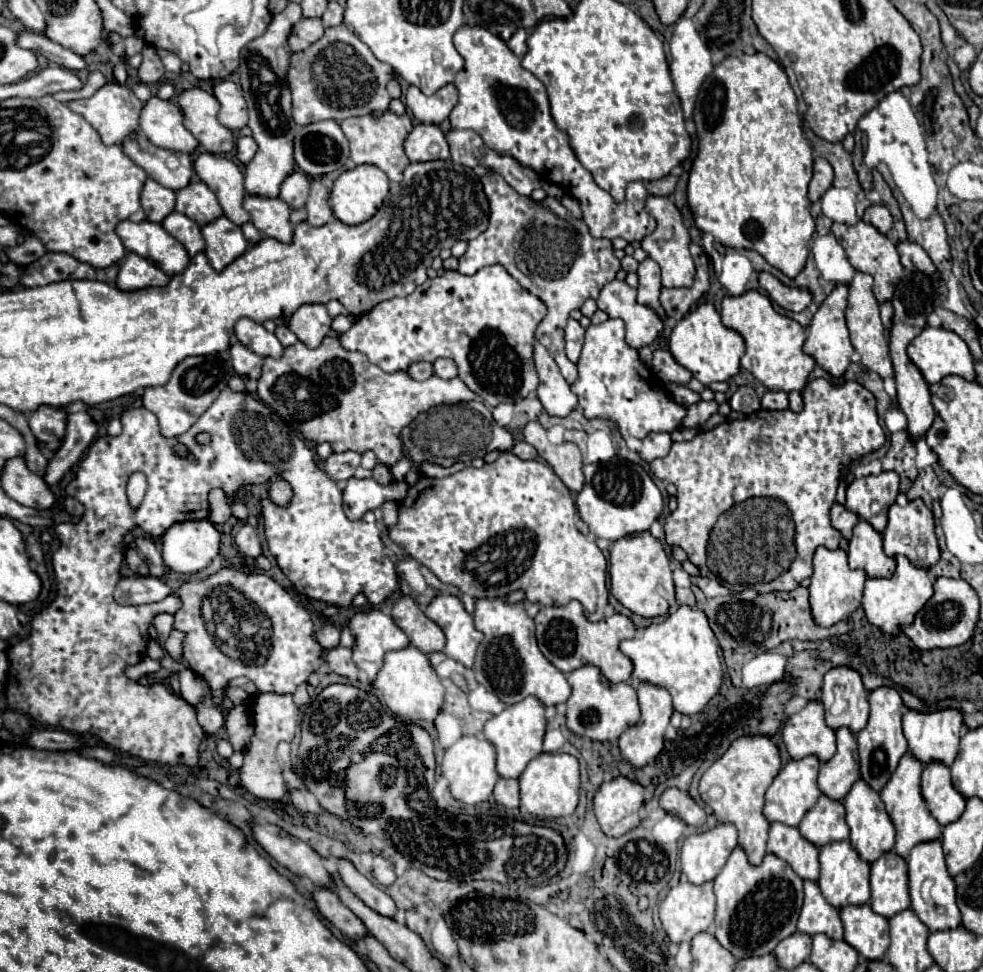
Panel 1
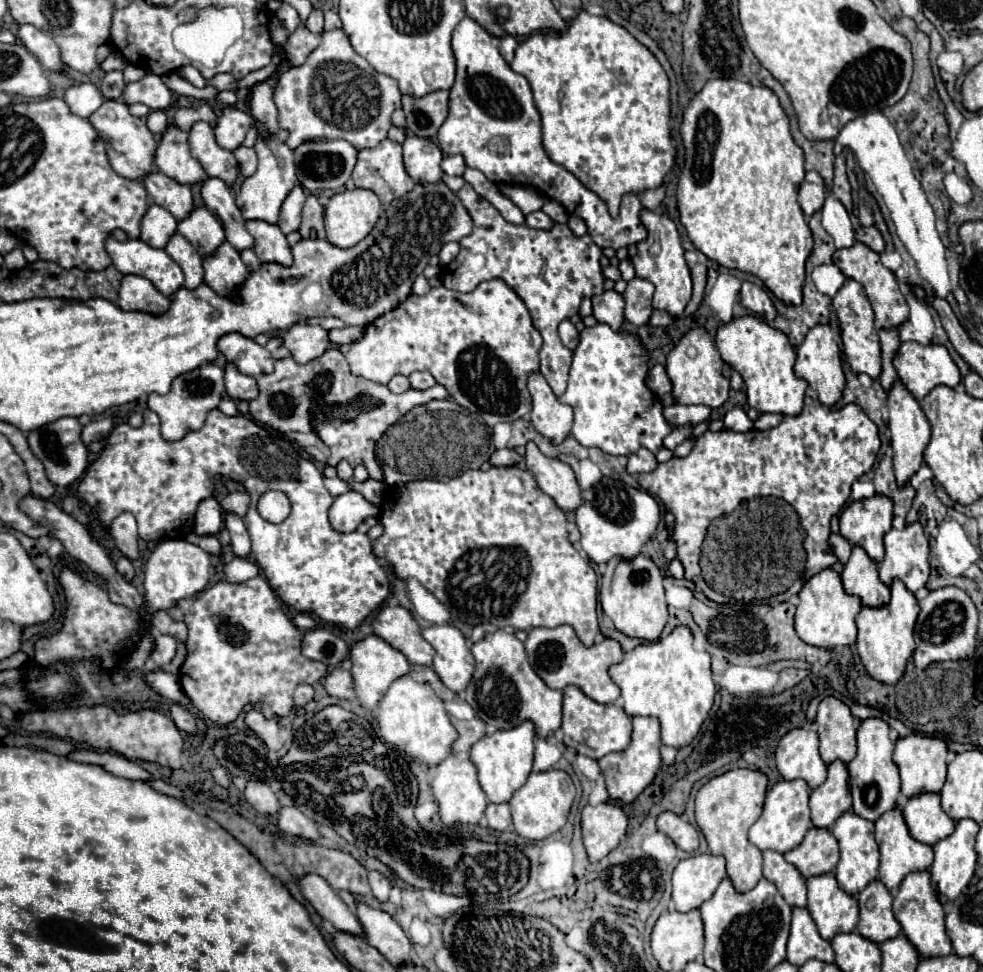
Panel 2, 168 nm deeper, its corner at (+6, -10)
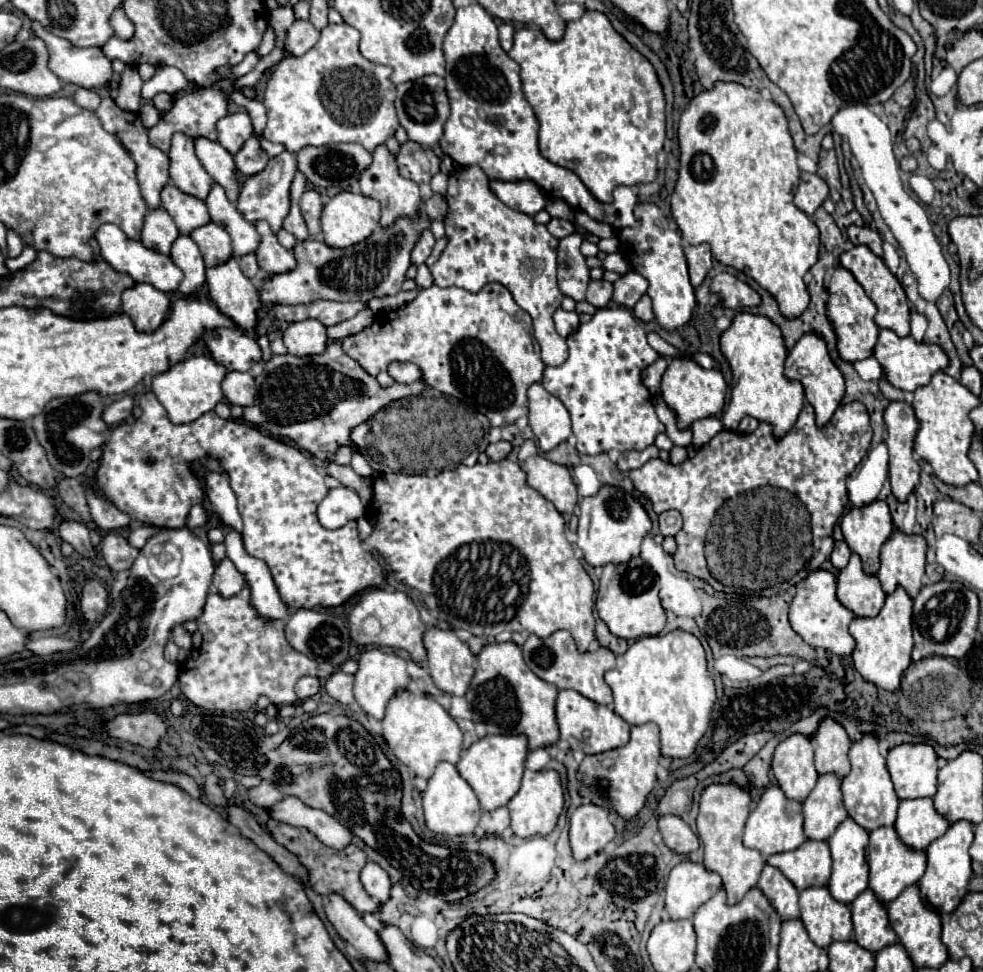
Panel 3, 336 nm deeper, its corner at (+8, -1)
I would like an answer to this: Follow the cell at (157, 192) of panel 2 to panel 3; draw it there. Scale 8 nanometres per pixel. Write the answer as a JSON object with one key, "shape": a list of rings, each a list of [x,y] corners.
{"shape":[[[173,185],[165,187],[165,191],[161,193],[161,201],[163,209],[173,217],[181,235],[189,235],[191,231],[211,223],[205,203],[193,199],[191,195],[185,195],[183,191],[177,191],[177,187]]]}

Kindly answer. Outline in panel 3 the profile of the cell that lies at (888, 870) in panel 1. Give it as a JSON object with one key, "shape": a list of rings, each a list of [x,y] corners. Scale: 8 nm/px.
{"shape":[[[871,889],[863,891],[851,905],[855,943],[871,953],[897,943],[897,935],[889,927],[885,905],[873,895]]]}

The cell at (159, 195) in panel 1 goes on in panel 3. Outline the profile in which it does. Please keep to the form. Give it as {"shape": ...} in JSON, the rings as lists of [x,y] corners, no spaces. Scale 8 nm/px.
{"shape":[[[159,207],[157,211],[151,211],[145,217],[143,235],[141,235],[141,243],[145,243],[145,247],[153,251],[161,251],[163,255],[169,255],[171,245],[175,243],[177,237],[179,237],[179,231],[165,209]]]}

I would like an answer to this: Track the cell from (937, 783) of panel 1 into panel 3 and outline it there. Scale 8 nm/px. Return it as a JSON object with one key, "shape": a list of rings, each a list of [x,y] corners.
{"shape":[[[909,799],[899,803],[895,831],[899,839],[915,851],[925,851],[931,841],[947,831],[949,823],[937,815],[933,799]]]}

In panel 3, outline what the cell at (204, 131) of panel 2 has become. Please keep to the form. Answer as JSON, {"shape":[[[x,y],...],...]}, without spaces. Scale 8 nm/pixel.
{"shape":[[[195,139],[195,151],[211,179],[219,183],[225,189],[227,199],[235,203],[239,199],[239,181],[233,155],[219,143],[213,143],[209,139]]]}

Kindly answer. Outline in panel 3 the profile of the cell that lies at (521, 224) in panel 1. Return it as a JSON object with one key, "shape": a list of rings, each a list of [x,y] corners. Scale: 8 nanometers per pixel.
{"shape":[[[477,165],[455,167],[455,171],[449,177],[449,189],[445,193],[445,199],[447,199],[449,211],[447,211],[443,223],[445,223],[449,243],[443,249],[441,257],[429,267],[429,271],[433,275],[433,283],[437,287],[461,287],[461,289],[467,289],[471,293],[481,291],[487,283],[505,285],[513,293],[515,303],[521,309],[525,309],[533,319],[535,339],[541,345],[543,363],[555,365],[555,367],[561,365],[567,359],[567,343],[553,327],[553,313],[555,313],[555,309],[559,309],[561,299],[563,299],[563,293],[559,291],[557,277],[555,277],[559,241],[547,231],[545,225],[535,223],[529,215],[513,211],[503,201],[499,201],[497,195],[487,187],[485,171]]]}

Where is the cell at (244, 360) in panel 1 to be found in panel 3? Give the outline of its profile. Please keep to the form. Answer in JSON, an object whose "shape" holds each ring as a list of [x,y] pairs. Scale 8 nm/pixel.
{"shape":[[[231,371],[223,379],[223,395],[229,405],[249,407],[255,403],[255,381],[251,373]]]}

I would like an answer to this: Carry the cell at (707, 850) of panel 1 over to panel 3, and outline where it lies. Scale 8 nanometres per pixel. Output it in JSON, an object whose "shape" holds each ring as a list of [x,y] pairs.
{"shape":[[[683,861],[677,867],[671,869],[671,875],[667,879],[667,887],[665,887],[665,909],[669,913],[671,919],[691,919],[695,915],[695,911],[709,901],[717,891],[721,889],[721,877],[717,873],[707,871],[701,863],[691,863],[691,861]]]}

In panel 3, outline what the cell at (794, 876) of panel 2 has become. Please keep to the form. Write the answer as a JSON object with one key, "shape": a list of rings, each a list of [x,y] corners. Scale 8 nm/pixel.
{"shape":[[[765,865],[757,887],[769,899],[769,903],[773,905],[773,909],[777,911],[781,921],[789,921],[789,919],[799,917],[799,903],[797,903],[799,891],[793,887],[793,883],[789,883],[781,875],[781,871]]]}

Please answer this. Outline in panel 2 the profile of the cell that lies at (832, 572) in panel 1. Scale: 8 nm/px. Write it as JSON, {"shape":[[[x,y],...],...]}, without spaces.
{"shape":[[[825,568],[817,572],[811,580],[807,580],[803,584],[803,590],[799,592],[799,604],[797,604],[797,614],[795,614],[797,636],[803,642],[811,646],[821,646],[821,648],[853,644],[857,636],[855,616],[859,610],[861,610],[859,596],[847,594],[841,584],[841,576],[833,568]]]}

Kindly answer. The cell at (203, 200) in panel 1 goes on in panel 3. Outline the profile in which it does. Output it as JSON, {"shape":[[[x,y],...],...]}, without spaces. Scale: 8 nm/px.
{"shape":[[[215,223],[199,227],[197,231],[191,233],[191,239],[199,245],[199,251],[207,267],[217,267],[221,263],[227,263],[233,255],[229,233]]]}

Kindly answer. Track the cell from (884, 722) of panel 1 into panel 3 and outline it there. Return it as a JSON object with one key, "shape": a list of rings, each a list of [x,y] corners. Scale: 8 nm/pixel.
{"shape":[[[863,735],[861,741],[853,743],[849,751],[849,763],[851,771],[841,781],[841,793],[843,793],[843,805],[849,813],[849,817],[861,825],[865,831],[875,831],[879,827],[887,827],[895,823],[895,813],[899,799],[893,791],[893,781],[889,779],[889,771],[885,767],[885,757],[879,753],[879,743],[875,735]]]}

